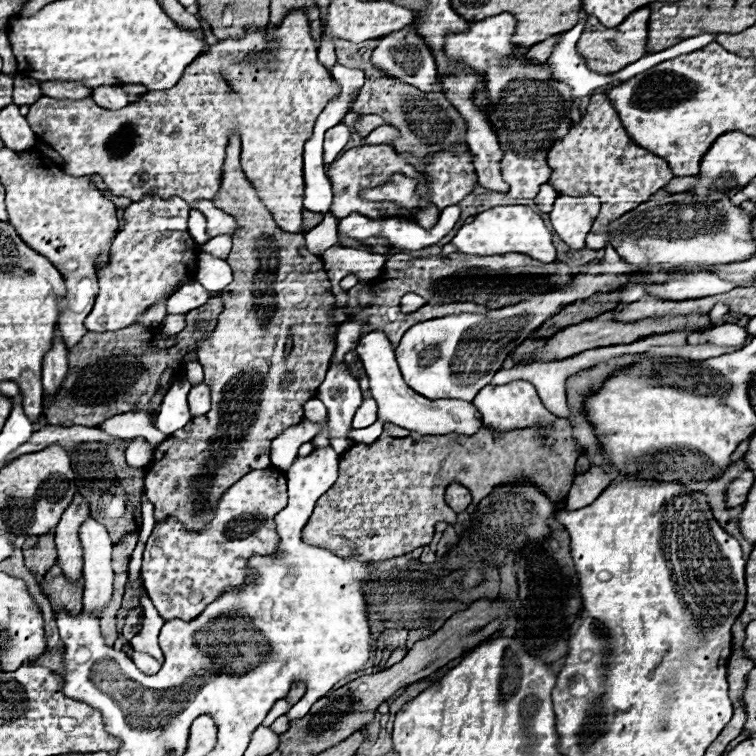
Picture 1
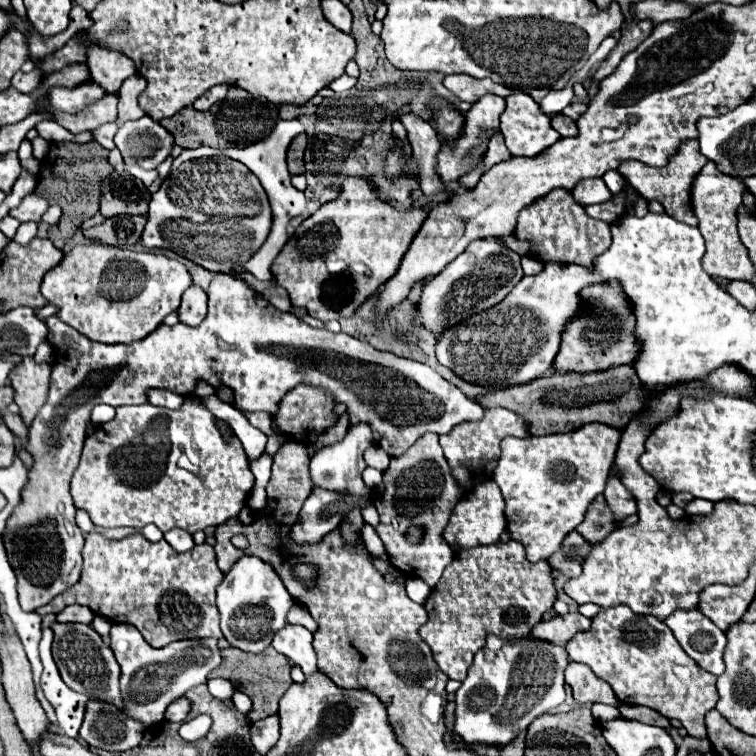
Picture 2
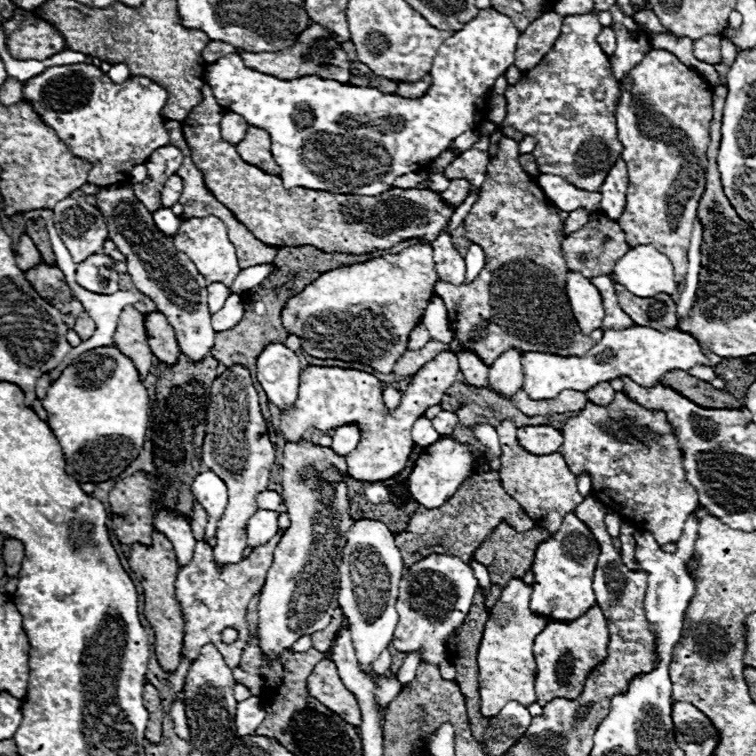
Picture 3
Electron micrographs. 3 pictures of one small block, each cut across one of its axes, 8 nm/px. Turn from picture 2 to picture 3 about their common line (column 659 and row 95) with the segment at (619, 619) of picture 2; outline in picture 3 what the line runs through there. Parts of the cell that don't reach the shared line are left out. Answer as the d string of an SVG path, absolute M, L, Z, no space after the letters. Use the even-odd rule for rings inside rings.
M666 50L646 52L646 58L620 82L616 120L630 186L624 216L618 224L630 248L650 244L670 258L680 292L684 288L696 208L704 192L712 112L712 86Z

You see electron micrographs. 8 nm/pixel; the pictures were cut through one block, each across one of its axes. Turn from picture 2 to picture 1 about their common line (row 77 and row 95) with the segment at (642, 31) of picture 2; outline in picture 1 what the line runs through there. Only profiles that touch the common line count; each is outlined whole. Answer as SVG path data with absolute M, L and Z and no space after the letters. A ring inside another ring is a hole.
M594 94L590 104L588 104L588 112L584 116L584 120L580 120L580 124L572 124L568 136L564 136L564 140L558 140L550 152L548 152L548 164L552 168L552 176L548 180L548 184L560 194L568 194L568 196L588 196L594 194L598 196L596 190L604 190L604 194L600 194L598 198L600 202L600 214L594 218L592 222L592 230L590 232L606 232L608 224L612 224L614 220L618 220L620 216L624 216L624 212L630 212L634 206L642 204L644 200L650 200L660 188L664 188L672 178L672 170L668 168L668 162L644 148L640 148L624 130L620 116L616 112L616 108L612 106L612 102L608 100L606 94Z

